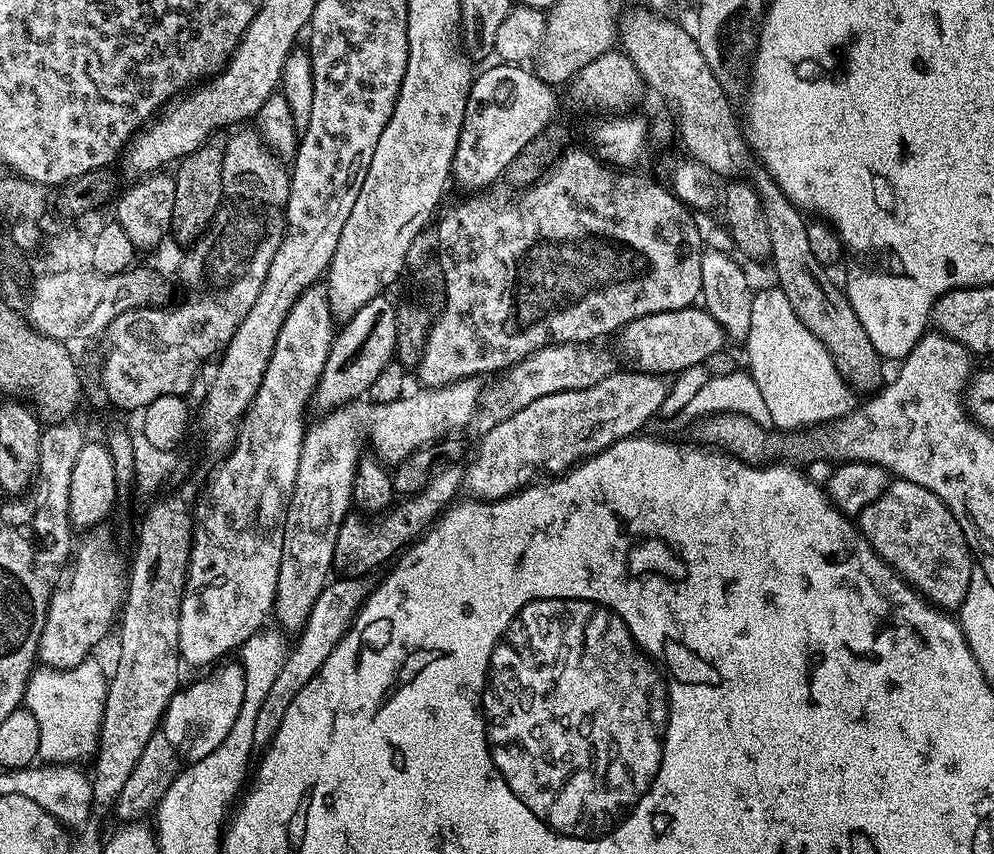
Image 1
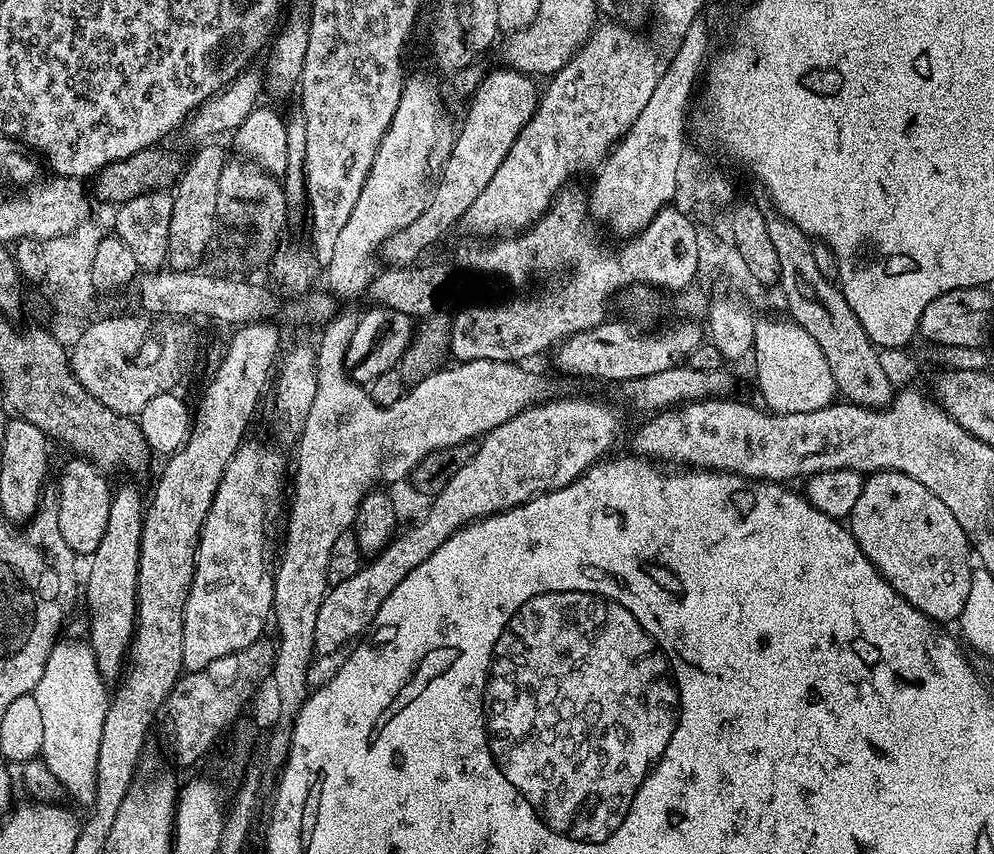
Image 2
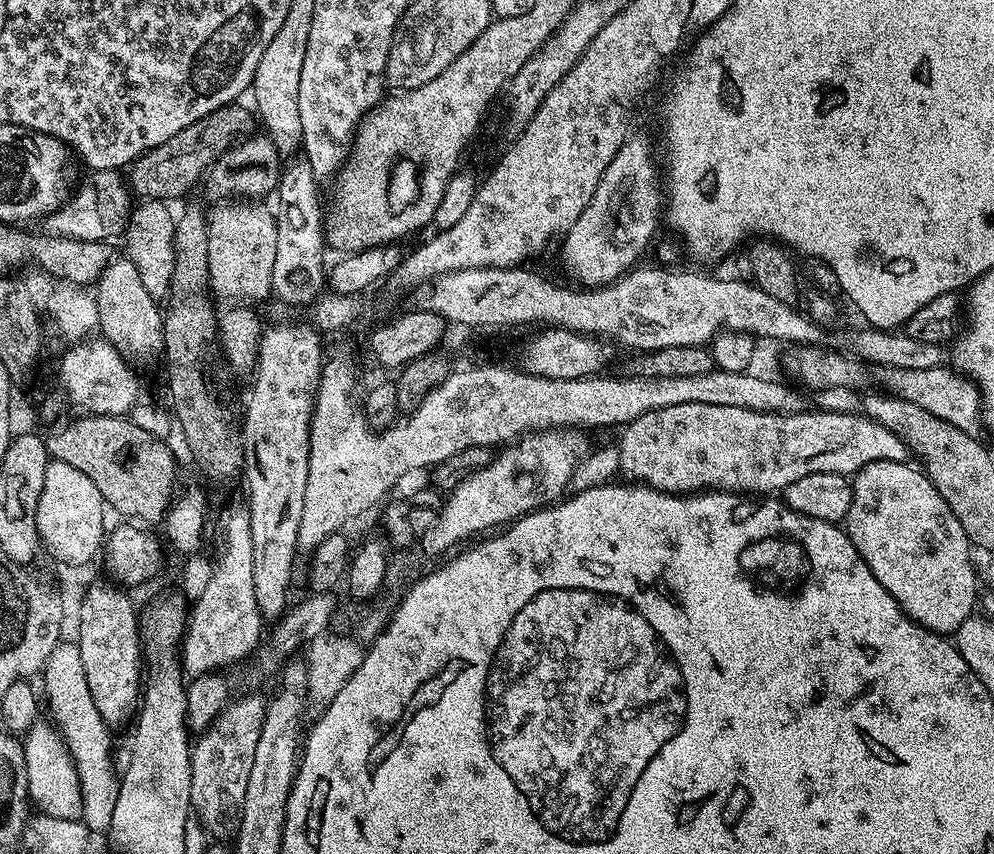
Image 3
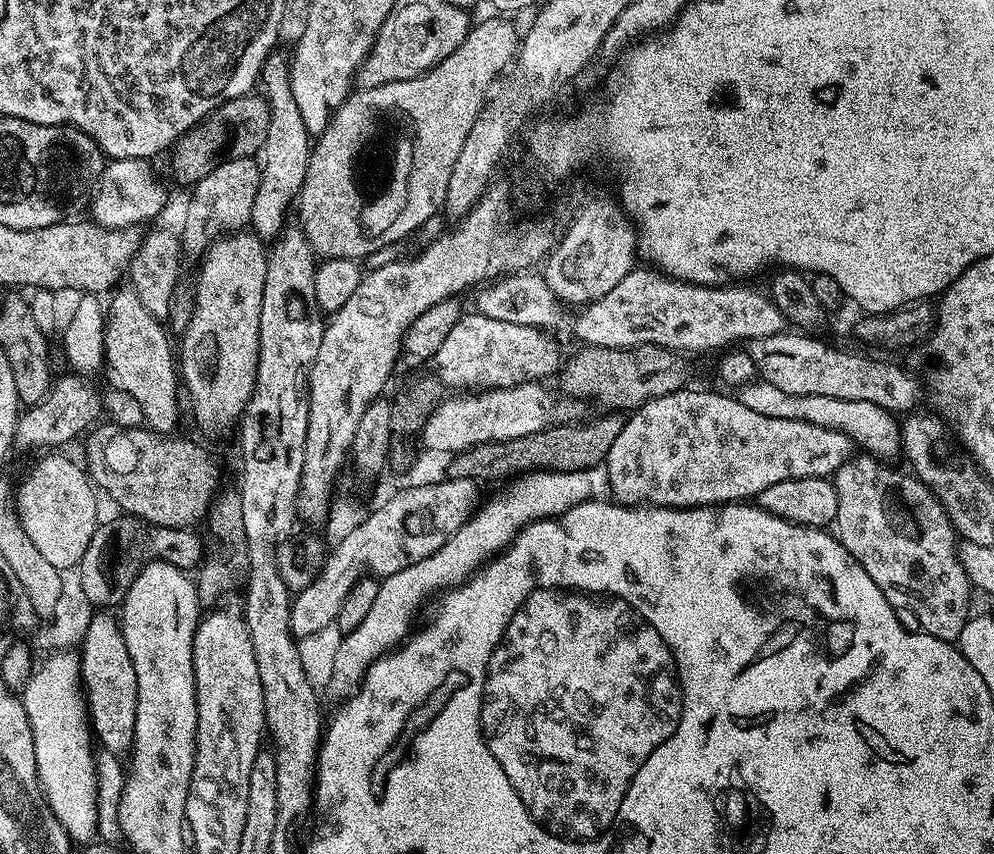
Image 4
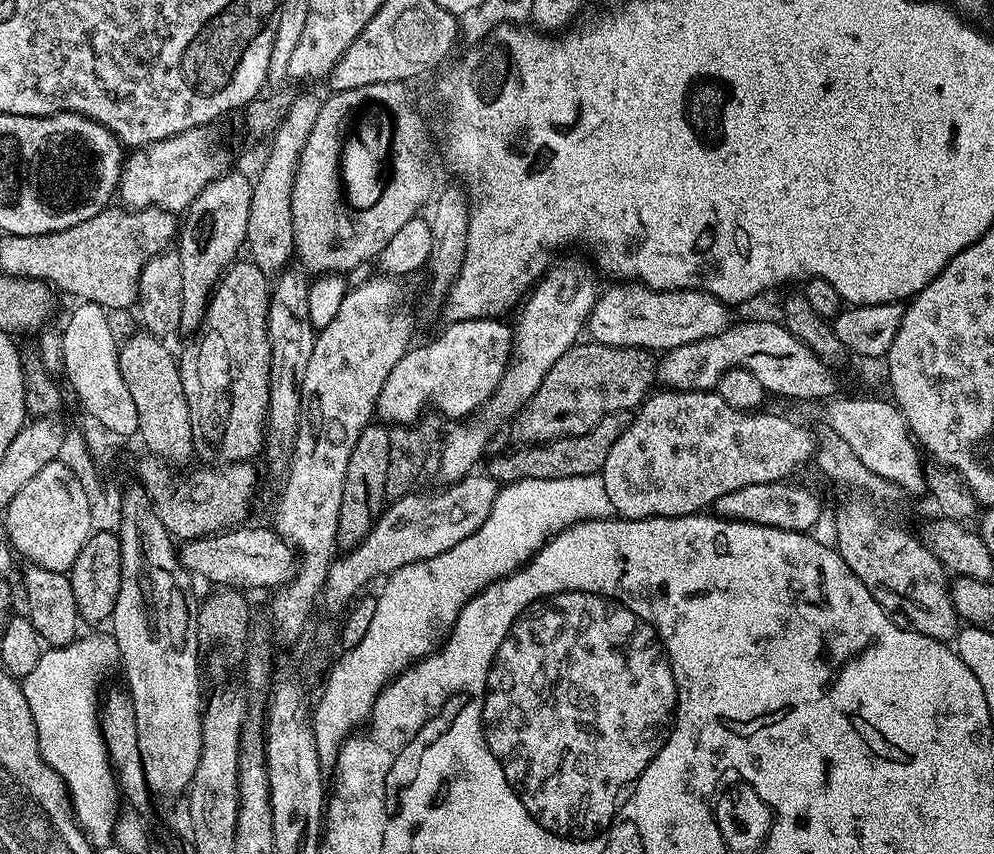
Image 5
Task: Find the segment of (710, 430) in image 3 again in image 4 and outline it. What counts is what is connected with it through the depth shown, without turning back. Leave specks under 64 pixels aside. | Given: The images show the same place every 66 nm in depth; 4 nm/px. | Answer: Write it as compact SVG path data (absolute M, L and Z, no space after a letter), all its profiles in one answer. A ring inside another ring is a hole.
M685 386L677 392L668 395L660 395L651 399L642 407L635 409L626 419L622 432L617 436L609 453L605 458L604 467L607 470L609 493L618 504L630 504L633 506L651 506L654 508L706 508L714 504L727 504L729 502L748 502L759 497L766 486L775 486L777 482L786 482L786 478L806 478L807 476L831 477L837 469L852 459L854 455L854 443L846 433L838 429L823 428L812 425L806 421L790 421L789 419L768 418L750 410L735 396L723 396L720 392L699 392L693 386Z

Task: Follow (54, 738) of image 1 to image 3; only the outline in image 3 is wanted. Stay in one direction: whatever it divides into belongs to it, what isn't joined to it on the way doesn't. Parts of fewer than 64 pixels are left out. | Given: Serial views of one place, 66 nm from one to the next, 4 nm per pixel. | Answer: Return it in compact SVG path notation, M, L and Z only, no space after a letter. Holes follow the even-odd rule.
M63 640L57 643L42 669L43 676L46 698L50 701L54 716L53 723L59 728L61 739L66 744L79 775L80 793L83 798L81 821L87 826L89 833L105 835L113 818L120 783L117 771L115 773L112 766L112 732L102 720L88 689L78 644L75 641Z

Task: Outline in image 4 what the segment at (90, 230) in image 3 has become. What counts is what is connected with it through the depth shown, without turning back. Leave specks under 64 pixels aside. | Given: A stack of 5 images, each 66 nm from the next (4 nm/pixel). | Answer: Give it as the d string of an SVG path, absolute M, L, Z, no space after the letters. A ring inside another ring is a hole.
M147 159L114 160L104 165L104 173L94 185L91 219L101 228L136 228L152 220L164 208L168 196L162 185L156 181Z

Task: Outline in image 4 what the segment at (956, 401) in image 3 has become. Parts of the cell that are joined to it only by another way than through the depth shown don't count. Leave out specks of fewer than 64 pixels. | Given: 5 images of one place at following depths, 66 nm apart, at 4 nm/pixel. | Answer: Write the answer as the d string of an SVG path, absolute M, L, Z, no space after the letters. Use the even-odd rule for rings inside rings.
M785 330L771 334L770 337L747 341L746 351L756 364L759 379L775 384L787 394L821 395L848 402L872 402L893 414L904 414L917 407L916 395L919 392L921 394L922 384L906 369L896 364L887 364L884 360L875 360L872 356L843 352L812 336L815 335L800 330Z

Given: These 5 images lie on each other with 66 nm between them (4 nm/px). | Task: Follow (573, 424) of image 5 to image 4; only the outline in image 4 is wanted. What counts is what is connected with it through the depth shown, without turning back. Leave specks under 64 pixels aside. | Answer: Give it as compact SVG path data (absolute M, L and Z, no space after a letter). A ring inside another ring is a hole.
M634 345L629 348L580 346L578 348L580 349L569 360L567 357L558 376L558 381L560 380L561 386L564 387L563 395L568 398L579 398L581 401L601 400L610 410L635 410L660 395L677 392L689 383L688 375L692 372L691 366L688 365L689 357L683 351L667 349L666 346Z

